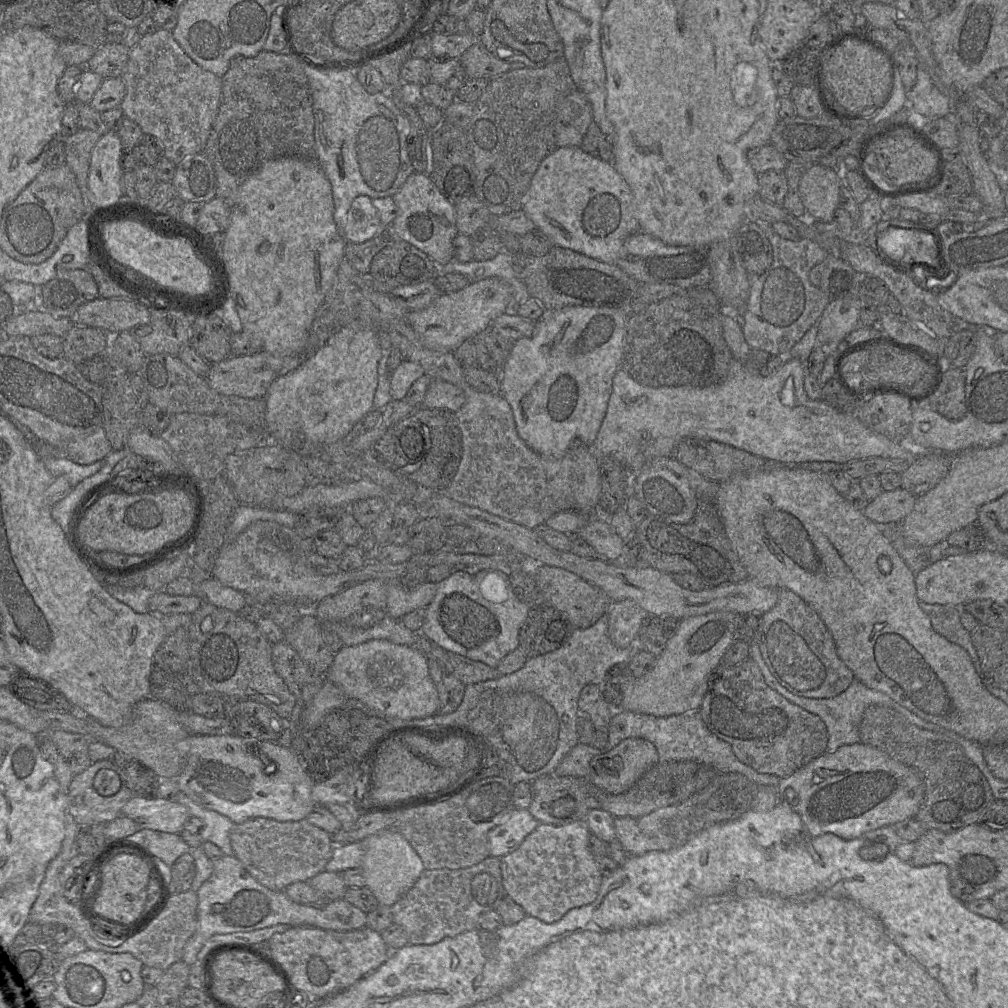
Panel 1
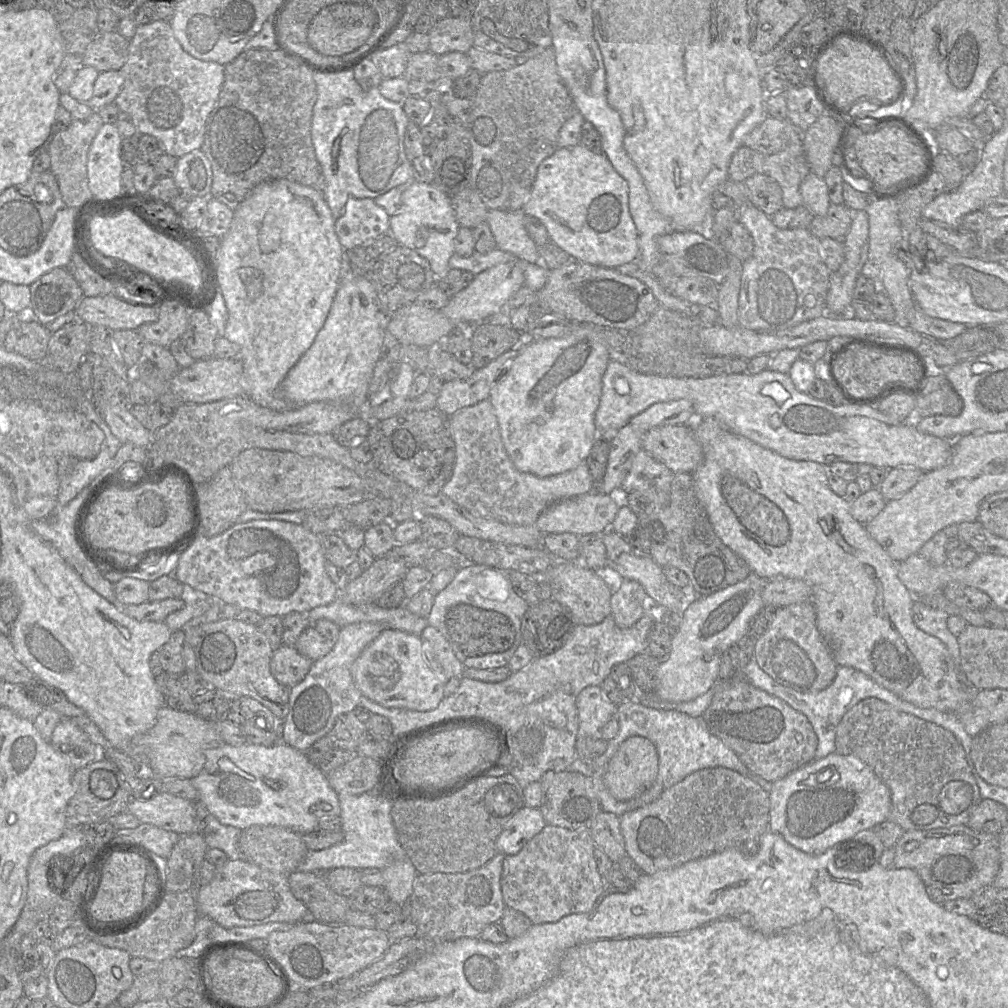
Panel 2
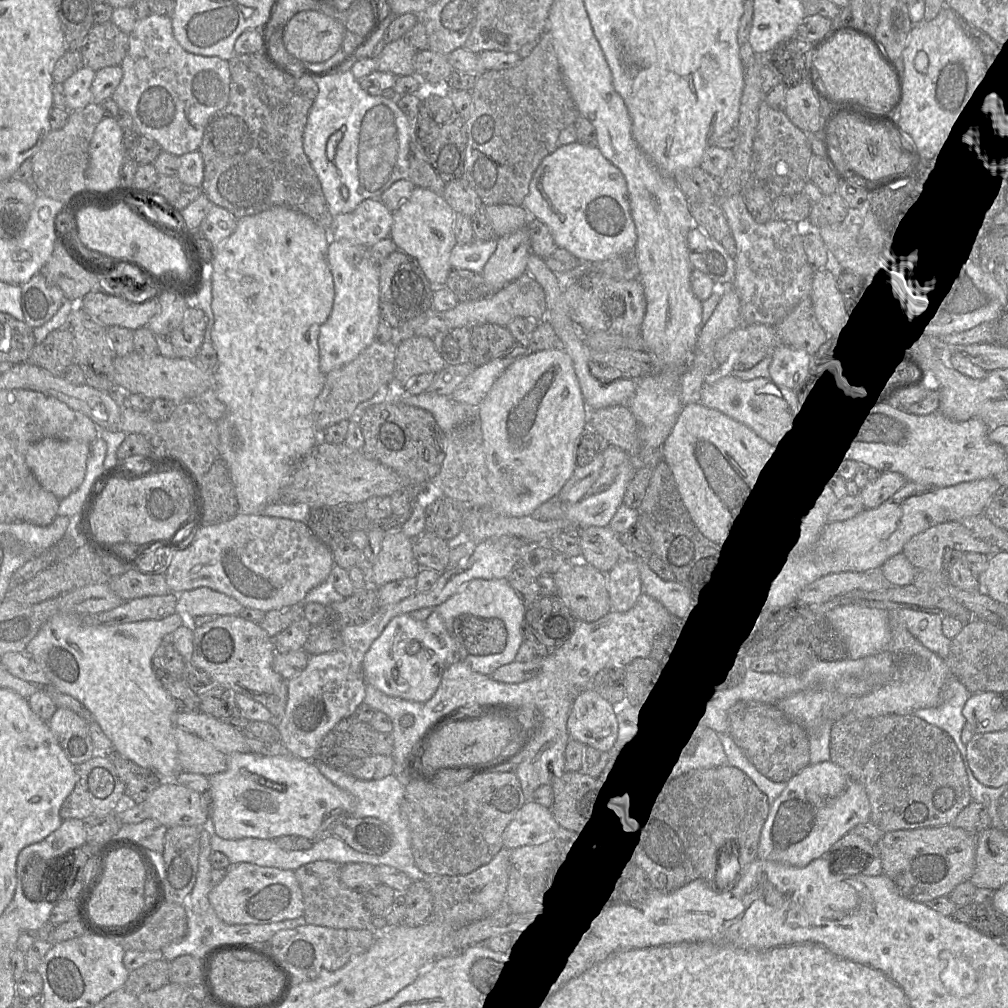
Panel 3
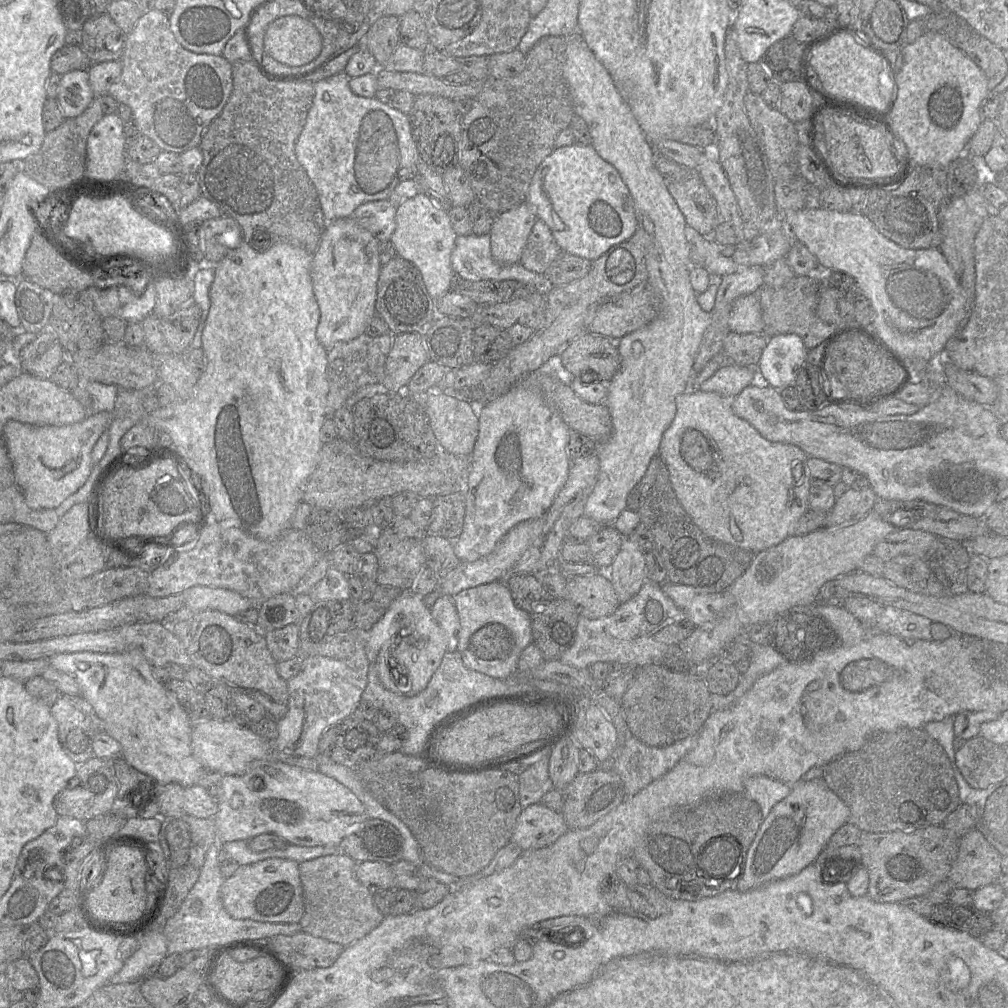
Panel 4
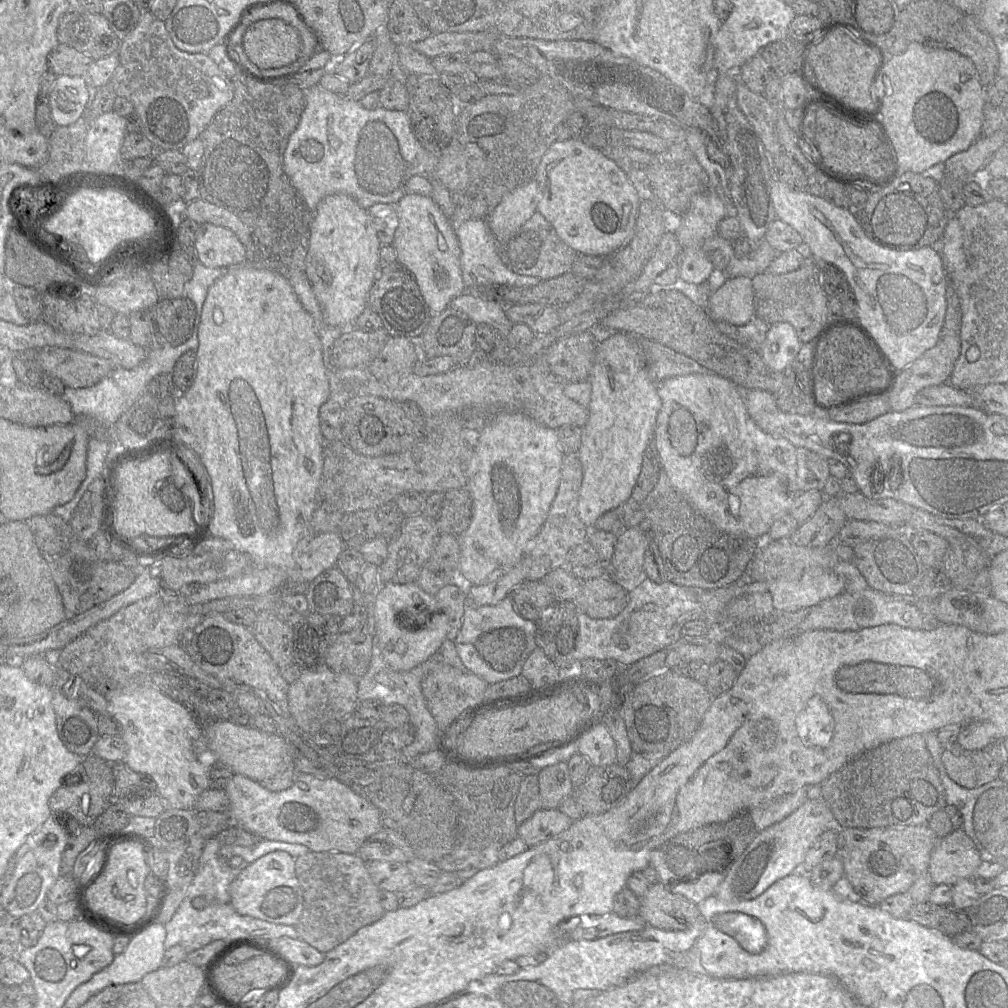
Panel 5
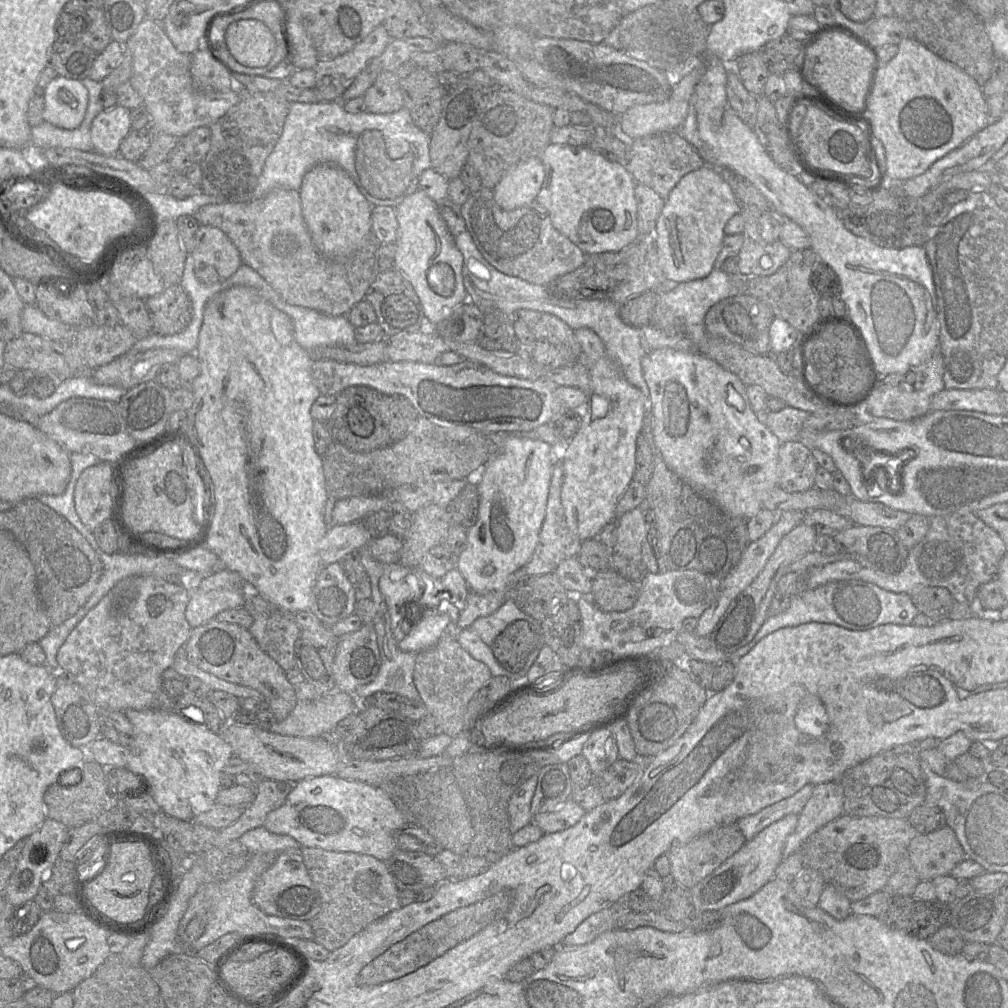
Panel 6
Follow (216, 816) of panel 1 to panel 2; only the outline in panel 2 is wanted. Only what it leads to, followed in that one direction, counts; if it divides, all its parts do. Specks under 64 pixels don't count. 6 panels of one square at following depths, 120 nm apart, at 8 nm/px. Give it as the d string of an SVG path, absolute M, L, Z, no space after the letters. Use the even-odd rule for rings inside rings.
M210 814L203 836L208 848L222 850L229 860L244 859L239 849L239 839L242 830L221 824L217 818Z

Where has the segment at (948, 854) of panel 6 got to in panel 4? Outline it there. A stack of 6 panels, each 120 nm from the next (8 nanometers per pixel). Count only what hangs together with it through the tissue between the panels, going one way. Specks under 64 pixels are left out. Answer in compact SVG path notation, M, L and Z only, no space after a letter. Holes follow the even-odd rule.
M971 830L960 836L958 854L945 881L971 891L995 884L1002 875L1002 858L979 830Z

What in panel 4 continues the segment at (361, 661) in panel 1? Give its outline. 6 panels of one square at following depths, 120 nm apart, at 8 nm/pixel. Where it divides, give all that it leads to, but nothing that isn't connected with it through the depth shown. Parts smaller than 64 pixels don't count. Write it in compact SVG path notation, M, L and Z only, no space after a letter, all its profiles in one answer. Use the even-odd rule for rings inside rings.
M409 594L398 597L395 604L392 603L382 618L371 627L365 652L369 663L375 665L379 679L387 690L399 695L415 696L427 687L446 653L446 646L447 637L432 617L431 610L425 606L423 597Z

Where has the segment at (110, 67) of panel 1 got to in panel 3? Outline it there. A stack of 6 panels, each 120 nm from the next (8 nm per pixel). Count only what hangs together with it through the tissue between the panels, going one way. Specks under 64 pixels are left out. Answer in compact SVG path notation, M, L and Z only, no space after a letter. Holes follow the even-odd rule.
M112 21L94 24L80 49L83 66L94 71L120 65L129 49L129 34Z

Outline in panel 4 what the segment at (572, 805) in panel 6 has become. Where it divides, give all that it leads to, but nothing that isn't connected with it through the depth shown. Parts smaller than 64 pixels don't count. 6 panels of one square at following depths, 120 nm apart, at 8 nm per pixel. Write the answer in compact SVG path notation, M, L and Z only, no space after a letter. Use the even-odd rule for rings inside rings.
M535 803L522 809L511 842L526 852L552 845L567 831L568 826L561 813Z

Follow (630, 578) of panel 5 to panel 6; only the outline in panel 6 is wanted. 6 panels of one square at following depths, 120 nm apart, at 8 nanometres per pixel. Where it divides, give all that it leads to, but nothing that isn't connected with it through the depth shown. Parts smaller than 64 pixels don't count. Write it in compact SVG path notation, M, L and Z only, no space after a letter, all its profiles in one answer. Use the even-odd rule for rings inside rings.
M637 507L617 519L618 540L614 552L632 560L641 560L643 542L648 532L644 513Z

